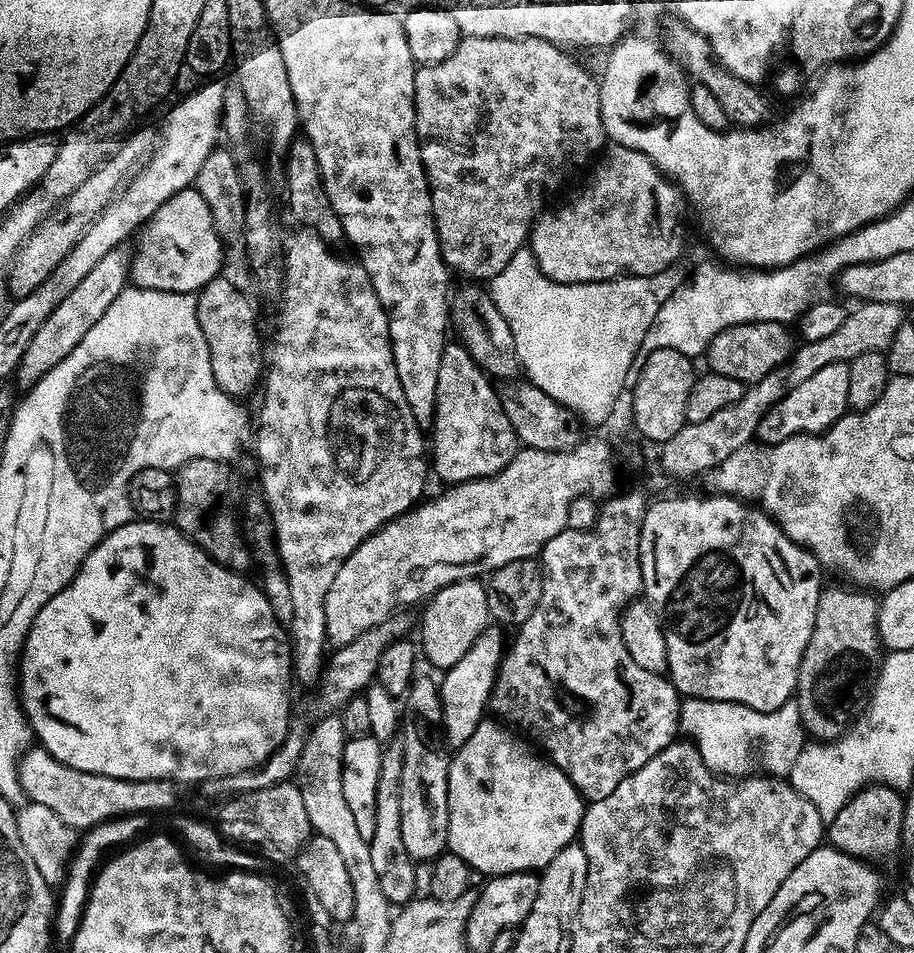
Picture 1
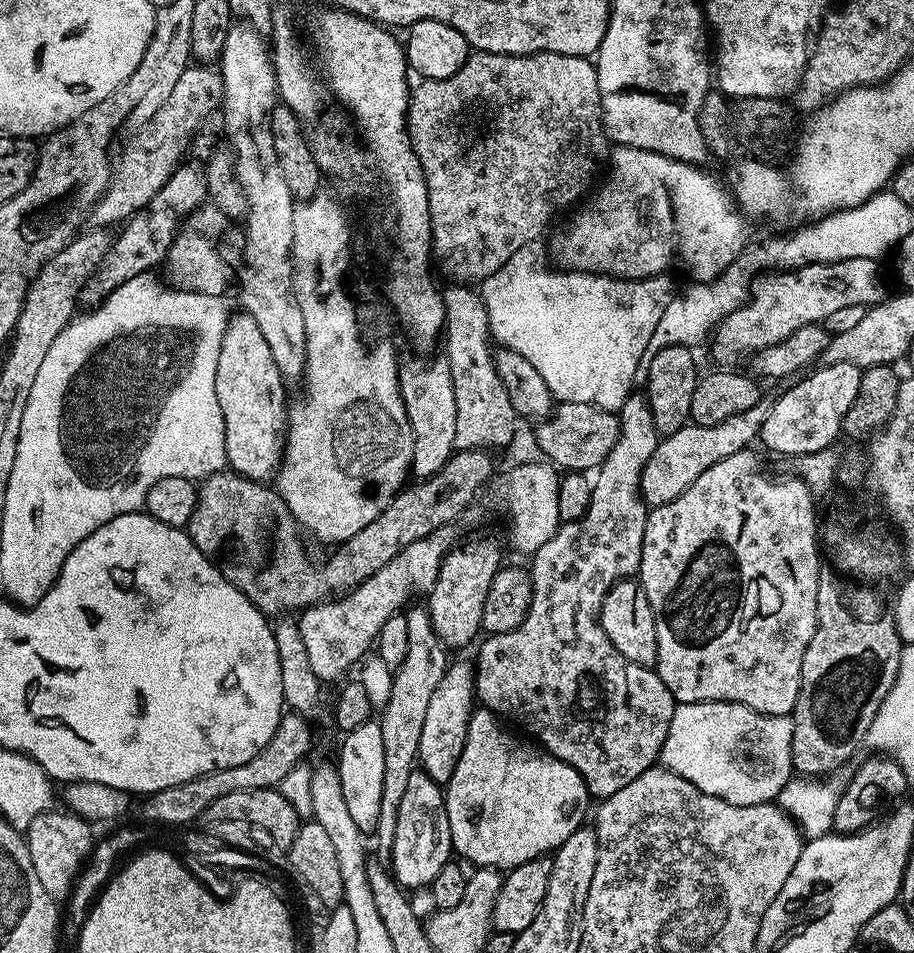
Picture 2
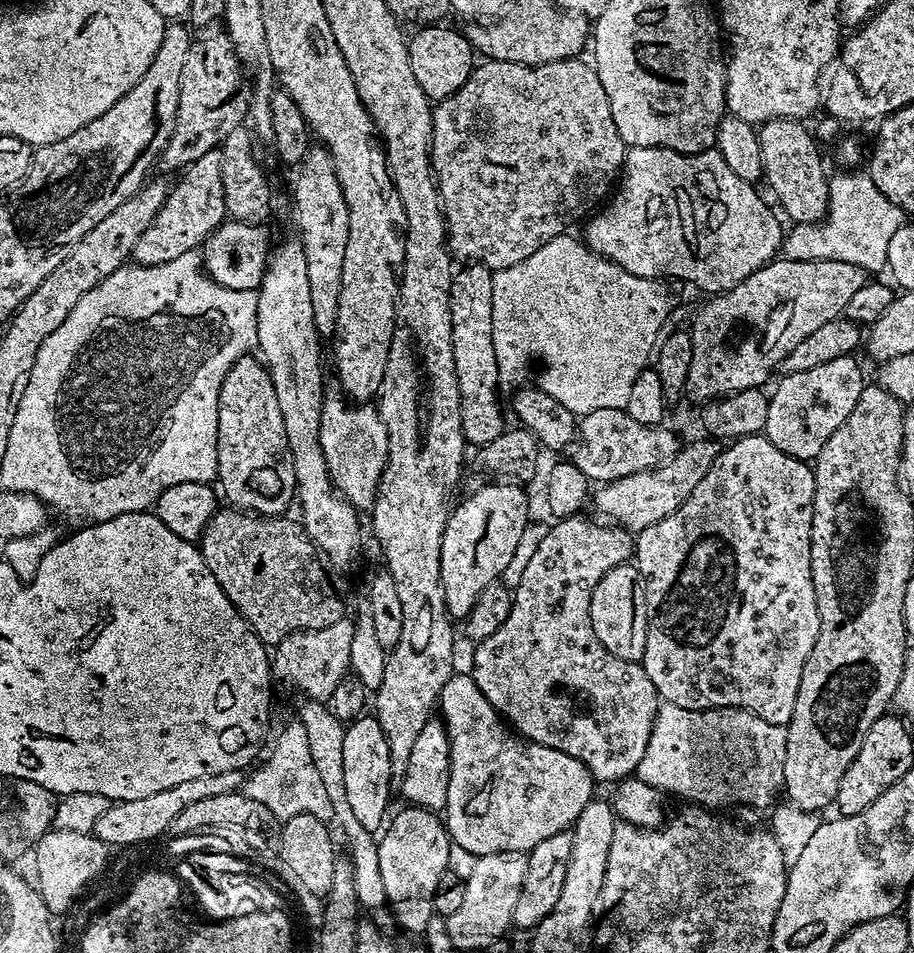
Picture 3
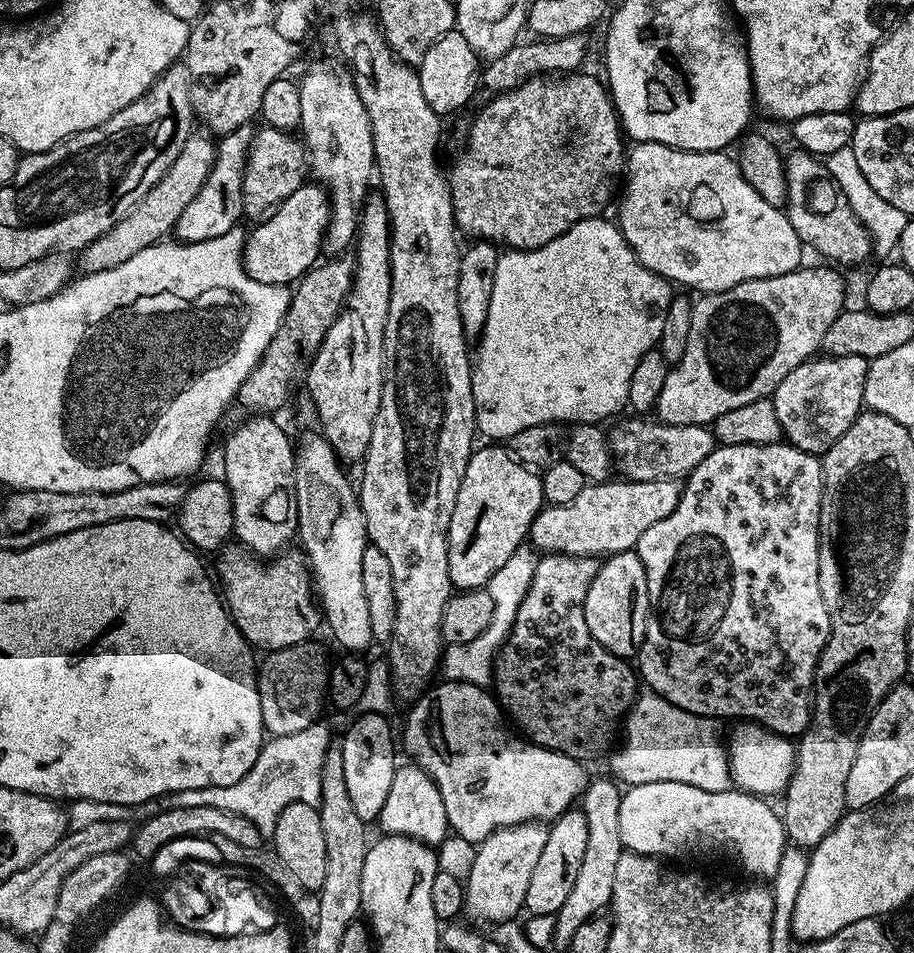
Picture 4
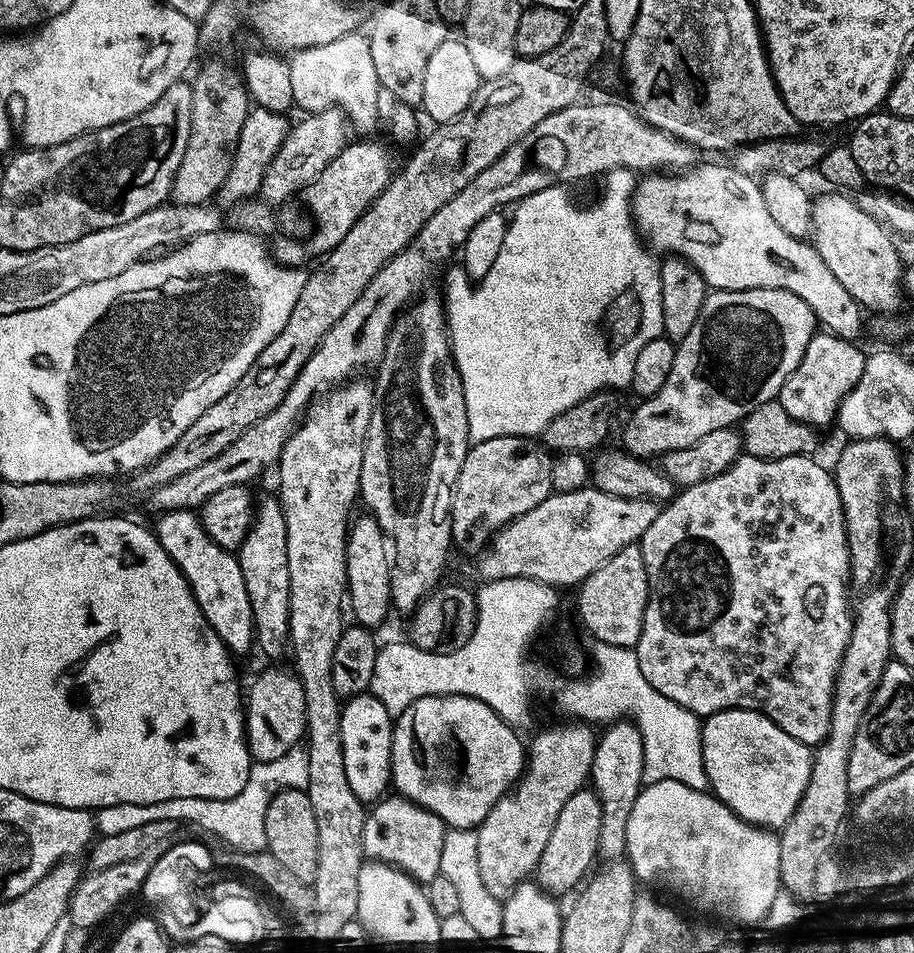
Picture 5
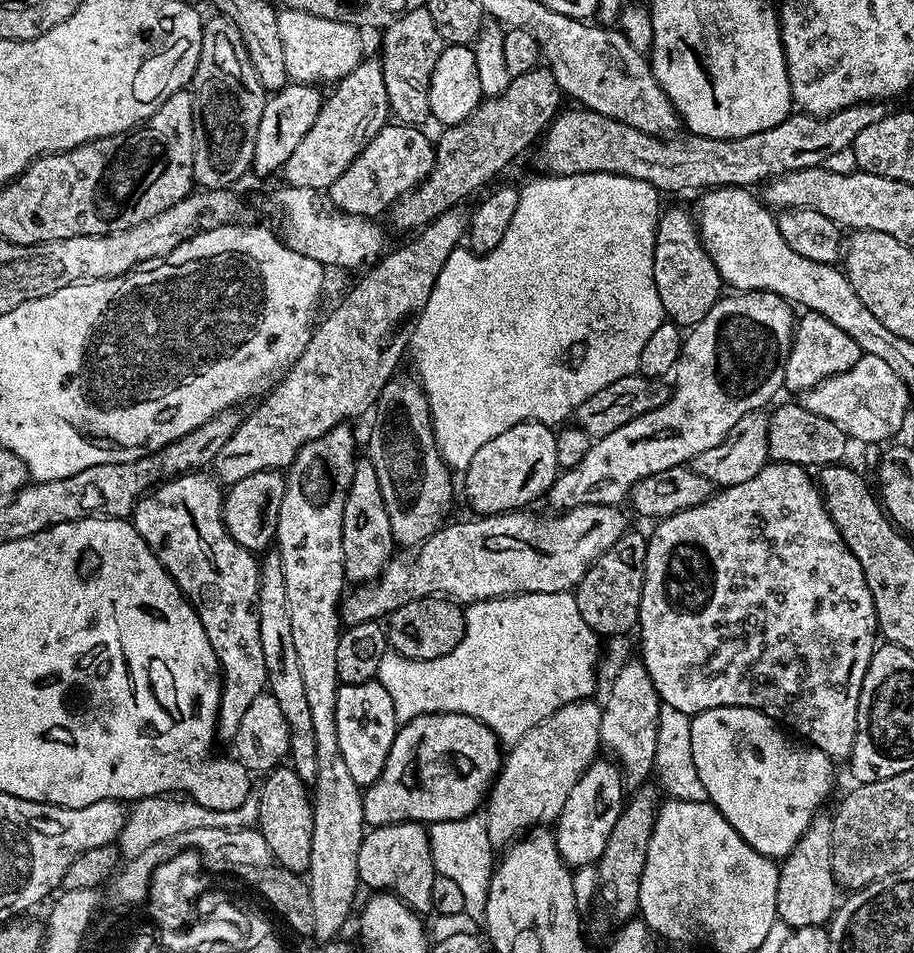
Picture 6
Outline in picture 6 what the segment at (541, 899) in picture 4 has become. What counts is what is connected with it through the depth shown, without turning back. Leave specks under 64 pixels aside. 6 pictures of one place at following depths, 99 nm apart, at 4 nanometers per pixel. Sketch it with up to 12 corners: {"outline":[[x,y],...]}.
{"outline":[[597,758],[554,822],[573,869],[599,861],[626,803],[620,765]]}

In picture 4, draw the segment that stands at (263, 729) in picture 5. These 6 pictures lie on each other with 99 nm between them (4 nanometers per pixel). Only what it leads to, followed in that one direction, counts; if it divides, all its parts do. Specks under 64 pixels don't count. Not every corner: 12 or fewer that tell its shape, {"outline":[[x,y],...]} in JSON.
{"outline":[[302,643],[259,665],[269,737],[317,723],[329,665]]}

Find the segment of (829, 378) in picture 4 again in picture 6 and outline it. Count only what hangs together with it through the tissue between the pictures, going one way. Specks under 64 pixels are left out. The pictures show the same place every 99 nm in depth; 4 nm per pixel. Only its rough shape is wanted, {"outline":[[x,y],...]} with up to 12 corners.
{"outline":[[805,311],[786,358],[784,388],[799,394],[862,355],[830,318]]}

